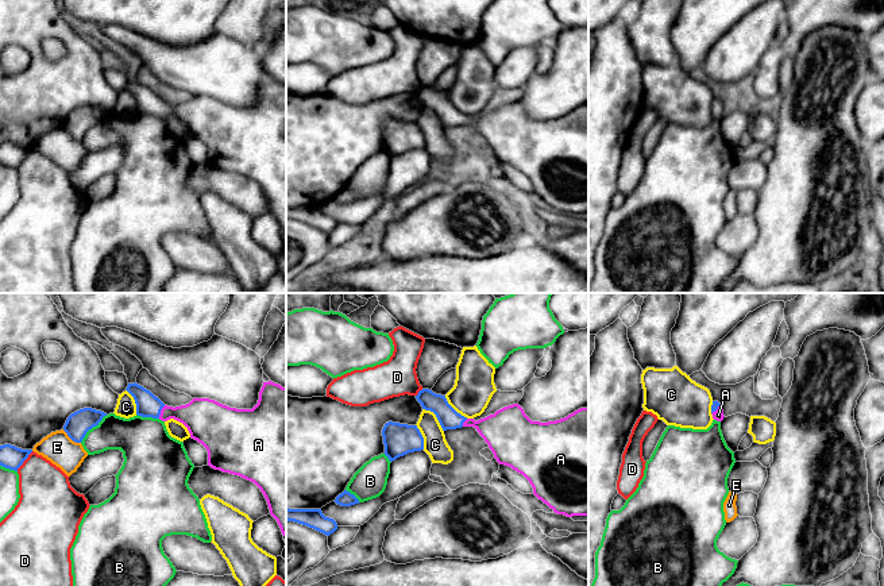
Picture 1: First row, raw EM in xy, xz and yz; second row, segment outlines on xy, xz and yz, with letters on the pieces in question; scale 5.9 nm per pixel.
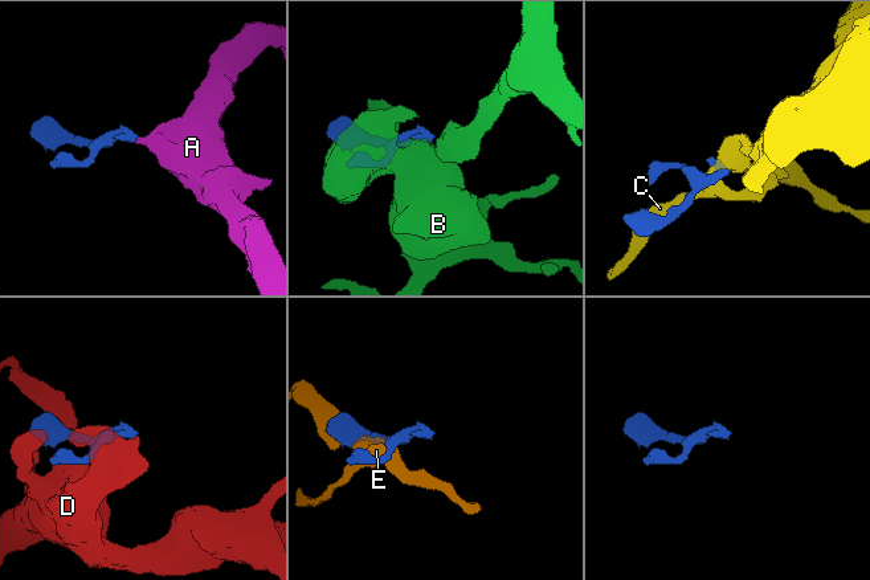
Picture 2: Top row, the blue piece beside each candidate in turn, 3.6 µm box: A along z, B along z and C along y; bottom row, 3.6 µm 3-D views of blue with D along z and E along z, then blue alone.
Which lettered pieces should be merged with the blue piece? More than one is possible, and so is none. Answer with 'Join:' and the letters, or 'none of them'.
Join: A

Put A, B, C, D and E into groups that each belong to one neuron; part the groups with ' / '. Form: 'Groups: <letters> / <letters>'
Groups: A / B / C / D / E

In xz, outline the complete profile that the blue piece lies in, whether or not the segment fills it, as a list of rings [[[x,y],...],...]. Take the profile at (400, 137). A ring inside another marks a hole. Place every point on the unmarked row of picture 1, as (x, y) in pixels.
[[[389,119],[382,127],[385,153],[390,159],[409,150],[424,147],[424,135],[417,123]]]

